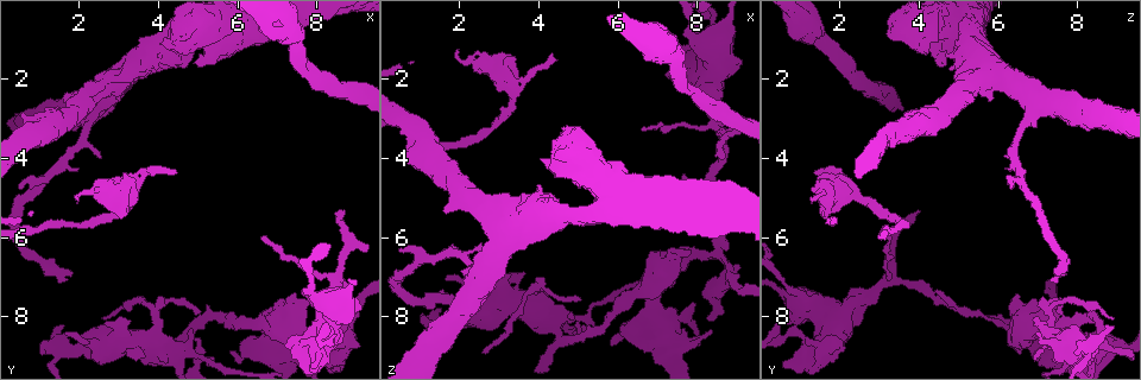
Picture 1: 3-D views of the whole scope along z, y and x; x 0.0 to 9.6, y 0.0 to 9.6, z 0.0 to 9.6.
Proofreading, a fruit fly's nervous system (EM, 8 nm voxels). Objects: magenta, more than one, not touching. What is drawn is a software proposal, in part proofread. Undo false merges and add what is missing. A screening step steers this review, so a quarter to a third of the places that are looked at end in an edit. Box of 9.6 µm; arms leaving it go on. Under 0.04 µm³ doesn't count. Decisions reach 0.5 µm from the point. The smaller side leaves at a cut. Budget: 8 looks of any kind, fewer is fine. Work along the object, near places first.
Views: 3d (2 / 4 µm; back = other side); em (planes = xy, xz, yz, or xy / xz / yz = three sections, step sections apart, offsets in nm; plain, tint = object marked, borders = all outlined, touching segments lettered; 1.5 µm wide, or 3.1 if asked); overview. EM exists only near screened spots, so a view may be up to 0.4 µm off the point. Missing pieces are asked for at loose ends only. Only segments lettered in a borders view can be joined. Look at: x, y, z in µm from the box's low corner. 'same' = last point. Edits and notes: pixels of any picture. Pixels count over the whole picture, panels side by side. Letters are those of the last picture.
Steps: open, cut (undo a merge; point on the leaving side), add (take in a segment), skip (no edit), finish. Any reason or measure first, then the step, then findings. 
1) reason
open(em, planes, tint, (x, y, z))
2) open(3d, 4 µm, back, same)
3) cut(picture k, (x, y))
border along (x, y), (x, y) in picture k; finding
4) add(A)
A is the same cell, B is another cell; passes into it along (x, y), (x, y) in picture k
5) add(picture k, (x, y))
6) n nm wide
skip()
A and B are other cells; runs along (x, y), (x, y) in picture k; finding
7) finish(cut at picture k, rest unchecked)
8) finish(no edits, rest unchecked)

thick end
open(em, xz, step 4, borders, (3.50, 9.00, 6.90))

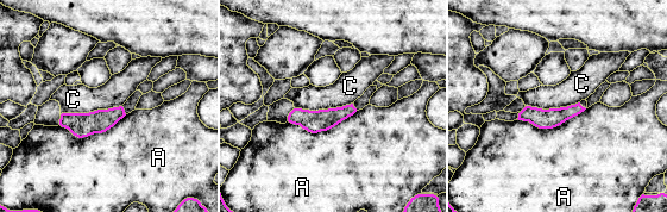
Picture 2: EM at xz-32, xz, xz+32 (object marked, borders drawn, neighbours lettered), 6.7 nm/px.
open(em, planes, borders, same)

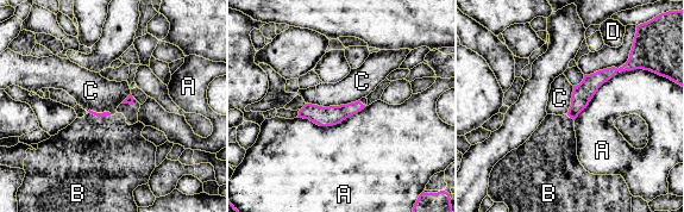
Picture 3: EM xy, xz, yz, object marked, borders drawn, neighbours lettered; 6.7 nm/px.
add(B)
B is the same cell, A, C and D are other cells; passes into it along (583, 93), (570, 117), (552, 148) in picture 3; it goes on there

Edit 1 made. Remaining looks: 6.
branch stops here
open(em, xy, step 8, borders, (1.00, 8.95, 8.05))

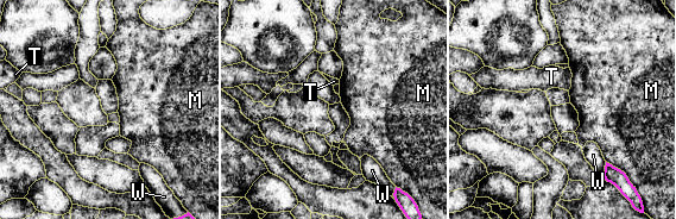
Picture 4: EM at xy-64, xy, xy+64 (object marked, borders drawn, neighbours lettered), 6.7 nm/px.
another direction
open(em, planes, borders, same)

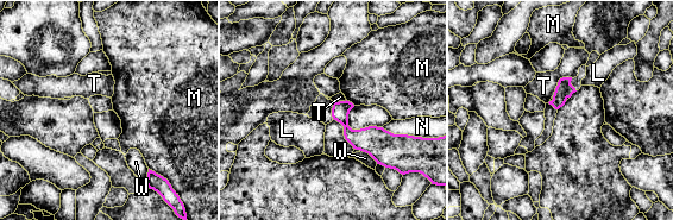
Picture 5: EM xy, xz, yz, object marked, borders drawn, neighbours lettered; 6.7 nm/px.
skip()
L, M, N, T and W are other cells; border along (572, 77), (561, 77), (552, 95) in picture 5; no lettered segment goes on from it

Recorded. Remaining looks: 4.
thin end
open(em, planes, borders, (7.70, 7.40, 4.35))

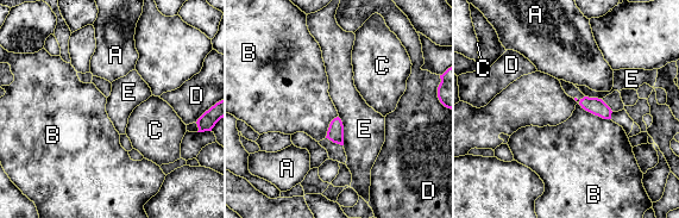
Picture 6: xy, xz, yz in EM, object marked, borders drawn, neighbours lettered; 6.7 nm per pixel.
B touches over 240 nm
skip()
A, B, C, D and E are other cells; border along (338, 117), (343, 124), (344, 144) in picture 6; none of them fits

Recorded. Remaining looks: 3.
finish(add at picture 3, rest unchecked)

